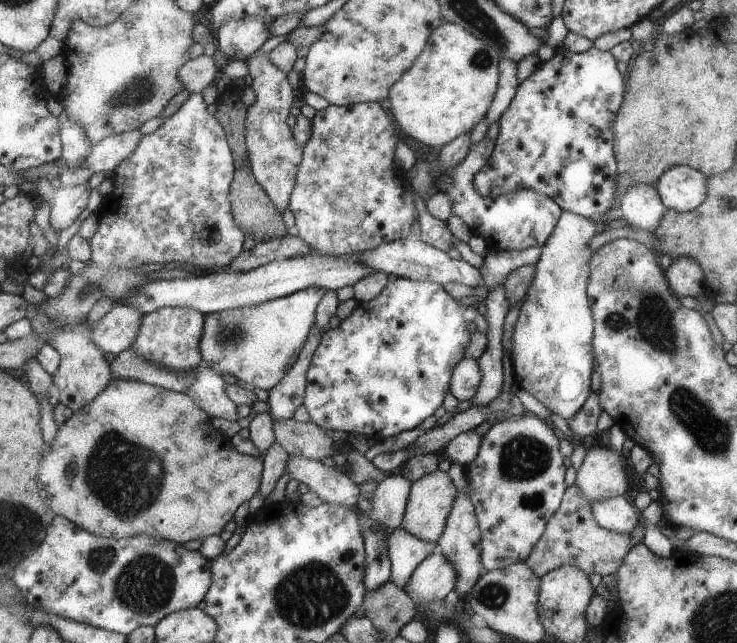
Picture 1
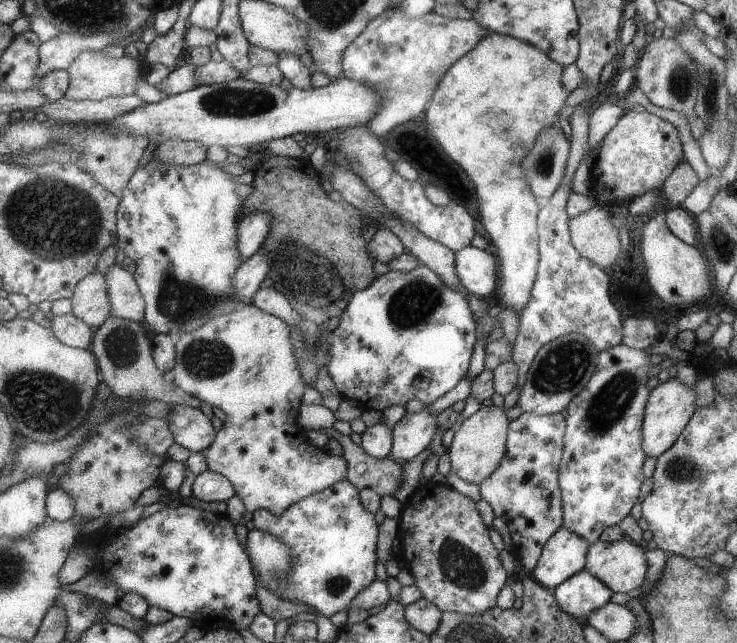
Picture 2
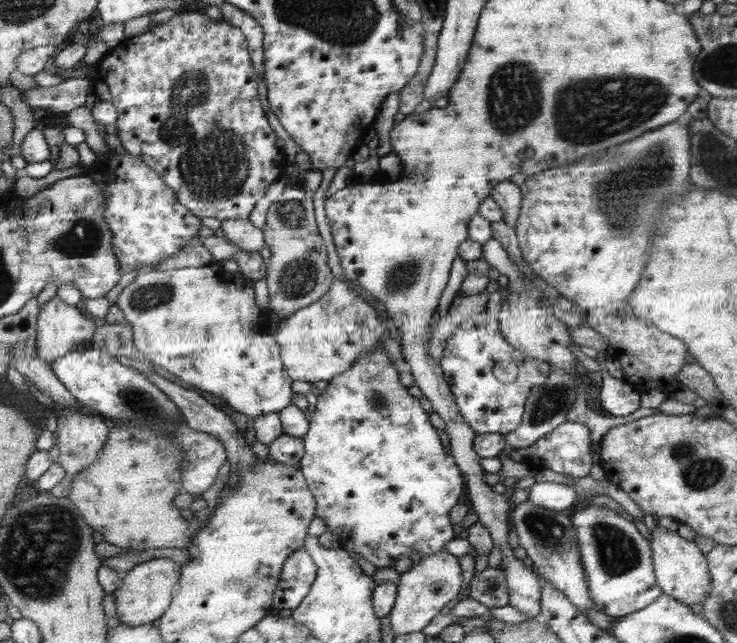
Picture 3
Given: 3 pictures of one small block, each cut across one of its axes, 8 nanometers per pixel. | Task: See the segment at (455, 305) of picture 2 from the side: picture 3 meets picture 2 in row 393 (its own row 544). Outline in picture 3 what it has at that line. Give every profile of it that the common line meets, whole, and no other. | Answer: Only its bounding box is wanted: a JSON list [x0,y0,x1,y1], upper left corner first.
[297,346,465,569]

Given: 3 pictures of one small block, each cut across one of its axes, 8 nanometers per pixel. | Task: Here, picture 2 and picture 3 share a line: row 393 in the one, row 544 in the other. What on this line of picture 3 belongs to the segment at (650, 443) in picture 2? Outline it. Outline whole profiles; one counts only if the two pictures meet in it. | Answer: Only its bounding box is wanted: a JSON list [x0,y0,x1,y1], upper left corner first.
[647,526,712,607]

